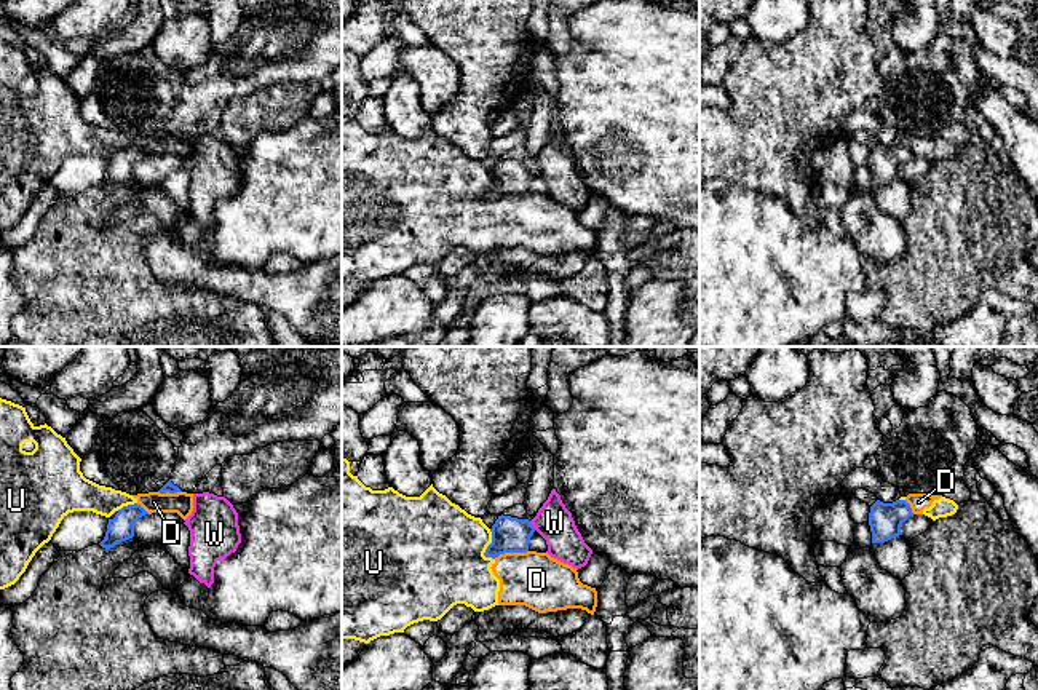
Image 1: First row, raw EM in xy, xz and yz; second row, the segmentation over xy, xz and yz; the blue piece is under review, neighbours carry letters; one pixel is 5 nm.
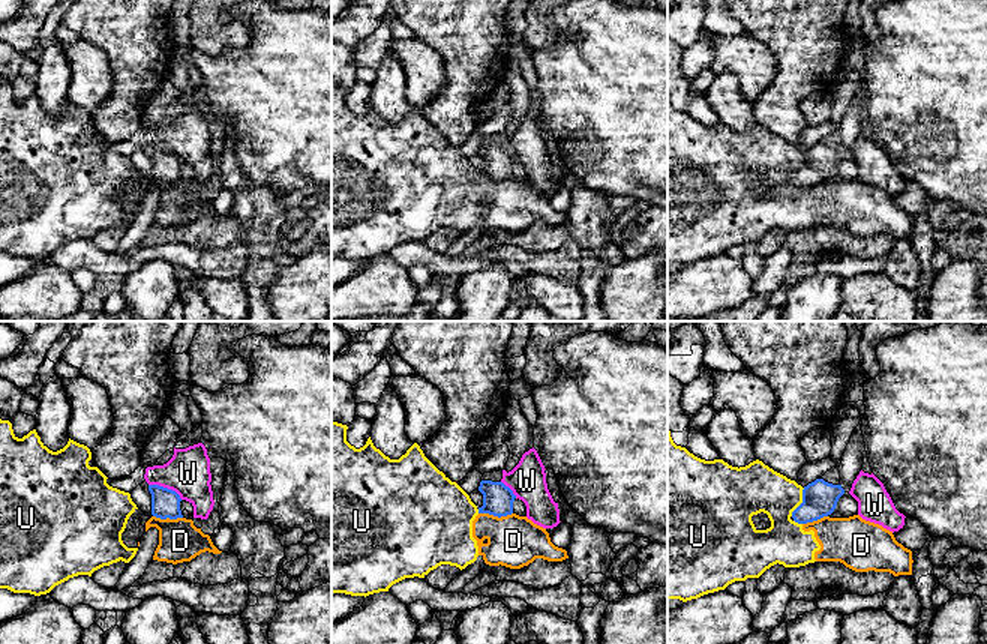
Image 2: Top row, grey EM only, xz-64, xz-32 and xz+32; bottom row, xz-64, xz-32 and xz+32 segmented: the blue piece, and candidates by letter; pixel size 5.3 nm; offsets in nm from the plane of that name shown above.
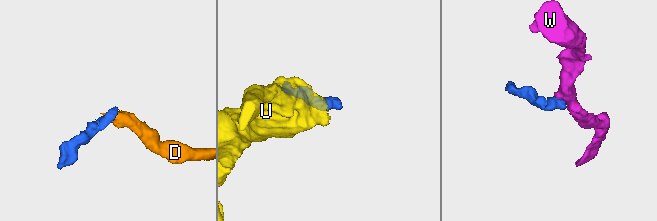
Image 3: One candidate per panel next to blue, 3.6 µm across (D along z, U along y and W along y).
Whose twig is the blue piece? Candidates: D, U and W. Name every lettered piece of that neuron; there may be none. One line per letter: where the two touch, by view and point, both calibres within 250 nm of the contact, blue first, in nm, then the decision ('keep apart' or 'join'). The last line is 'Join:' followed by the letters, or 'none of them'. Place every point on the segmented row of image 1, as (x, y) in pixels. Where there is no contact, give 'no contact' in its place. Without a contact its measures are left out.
D: xz (510, 551) | 180/280 nm | keep apart
U: xz (487, 547) | 180/460 nm | keep apart
W: xz (532, 526) | 180/190 nm | keep apart
Join: none of them

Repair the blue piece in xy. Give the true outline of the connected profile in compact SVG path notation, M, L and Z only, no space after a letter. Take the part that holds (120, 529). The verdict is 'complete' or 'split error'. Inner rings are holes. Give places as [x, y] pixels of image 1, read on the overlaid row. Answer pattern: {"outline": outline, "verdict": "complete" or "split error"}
{"outline": "M137 503L123 506L113 519L109 519L105 537L99 545L110 549L117 543L133 538L134 522L145 514L149 513Z", "verdict": "complete"}

